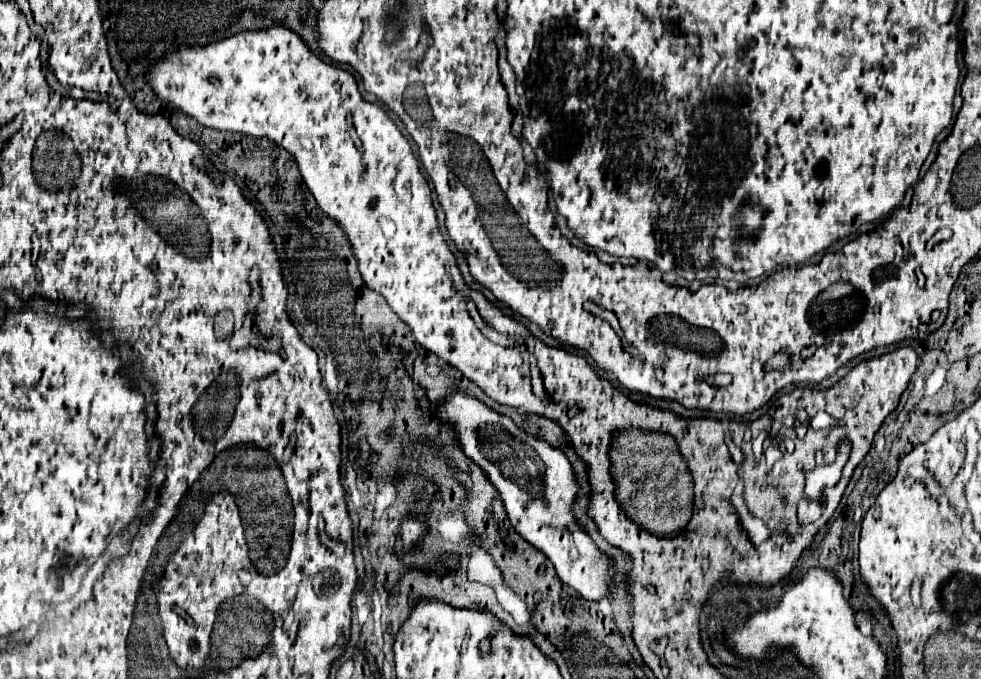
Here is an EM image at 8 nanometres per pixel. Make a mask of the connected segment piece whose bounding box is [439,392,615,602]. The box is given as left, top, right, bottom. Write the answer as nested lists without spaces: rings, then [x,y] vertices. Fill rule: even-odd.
[[[453,392],[441,404],[439,418],[455,424],[463,452],[473,458],[495,484],[513,528],[553,562],[561,582],[589,602],[611,600],[615,566],[575,518],[581,486],[567,456],[559,448],[527,436],[513,420],[493,412],[477,398],[459,392]]]

